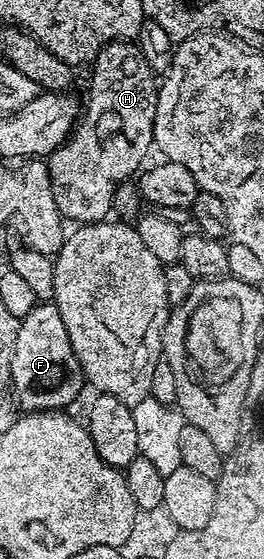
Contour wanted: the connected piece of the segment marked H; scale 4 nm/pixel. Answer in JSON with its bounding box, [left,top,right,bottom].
[47,39,159,225]

